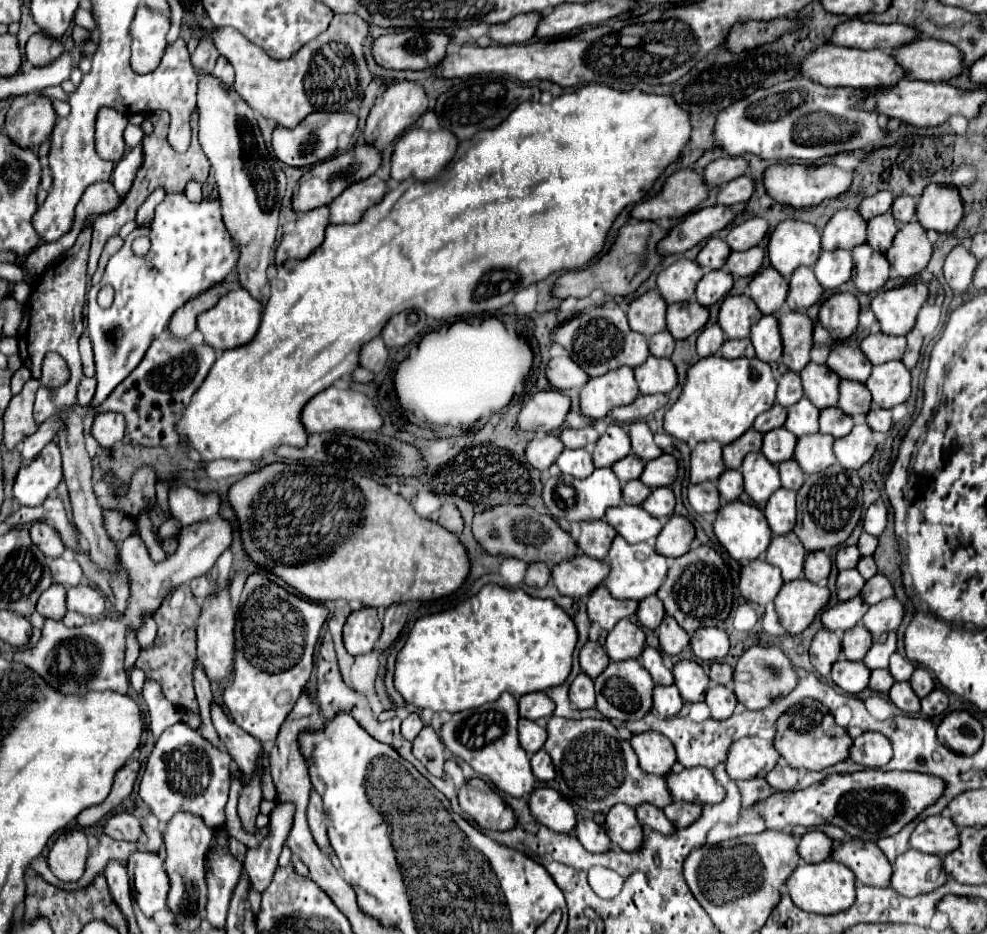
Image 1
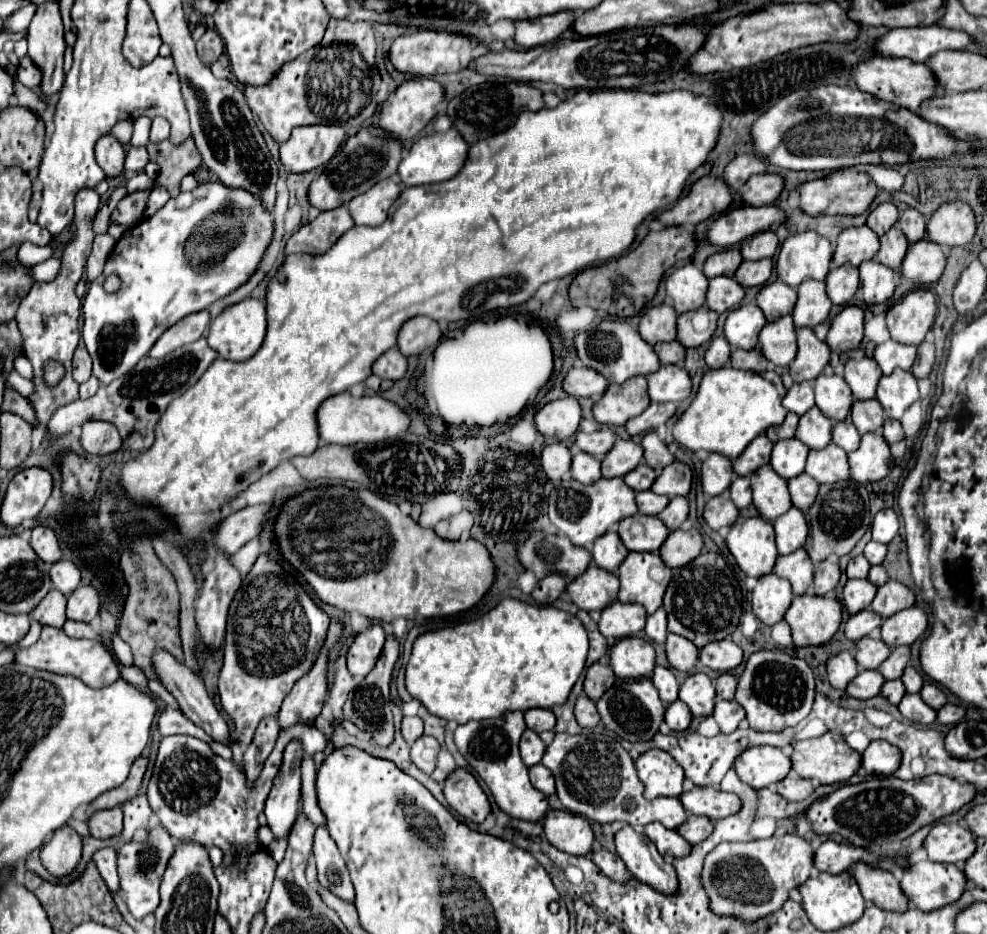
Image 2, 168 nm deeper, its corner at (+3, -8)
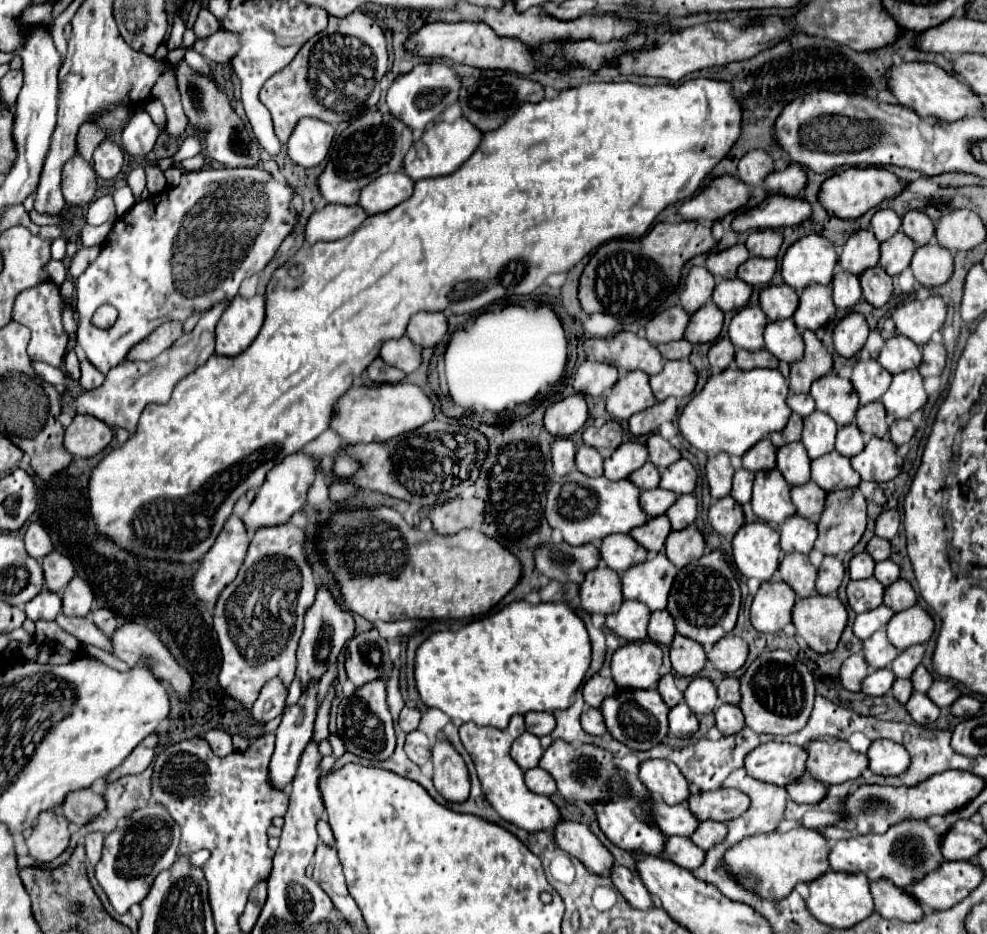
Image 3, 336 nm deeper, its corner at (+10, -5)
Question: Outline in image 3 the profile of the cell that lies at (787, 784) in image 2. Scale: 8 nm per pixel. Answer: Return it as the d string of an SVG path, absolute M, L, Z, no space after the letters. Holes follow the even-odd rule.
M805 774L801 780L797 780L797 784L789 784L787 794L797 804L817 804L827 796L827 786Z

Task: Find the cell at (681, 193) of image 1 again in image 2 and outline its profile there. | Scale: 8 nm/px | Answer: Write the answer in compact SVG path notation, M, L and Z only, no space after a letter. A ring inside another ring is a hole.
M702 177L692 183L690 191L682 195L668 211L658 213L662 225L696 225L712 215L726 211L732 203L732 193L722 179Z

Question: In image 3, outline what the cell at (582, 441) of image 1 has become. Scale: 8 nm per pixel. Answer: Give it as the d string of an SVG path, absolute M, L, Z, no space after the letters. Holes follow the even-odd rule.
M611 420L611 422L607 422L607 424L601 426L601 428L589 426L589 428L583 432L585 444L597 448L604 457L611 455L621 446L623 436L625 436L623 426L621 426L617 420Z

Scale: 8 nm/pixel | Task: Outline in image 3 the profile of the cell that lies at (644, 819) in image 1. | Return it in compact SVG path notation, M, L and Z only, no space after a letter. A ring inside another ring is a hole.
M669 836L669 844L665 844L665 858L679 864L685 870L695 870L705 860L705 850L693 844L691 838Z

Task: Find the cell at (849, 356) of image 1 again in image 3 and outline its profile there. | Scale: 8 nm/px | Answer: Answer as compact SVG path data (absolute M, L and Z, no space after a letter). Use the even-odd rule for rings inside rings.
M859 360L851 376L851 382L859 394L861 404L877 402L889 388L891 380L893 380L893 374L887 372L877 360L867 360L867 362Z

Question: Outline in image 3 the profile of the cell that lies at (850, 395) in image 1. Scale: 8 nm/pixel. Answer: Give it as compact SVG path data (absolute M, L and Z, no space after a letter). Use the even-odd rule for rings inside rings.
M873 402L873 404L861 406L857 410L857 426L861 428L865 438L871 438L871 436L885 438L887 432L889 432L885 406L881 402Z

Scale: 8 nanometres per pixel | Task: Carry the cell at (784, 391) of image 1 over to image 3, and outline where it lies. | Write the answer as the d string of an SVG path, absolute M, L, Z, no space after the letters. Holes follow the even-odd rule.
M791 394L789 396L789 408L793 410L793 412L797 412L799 416L809 416L809 414L813 414L815 412L815 400L809 396L809 394L805 394L805 396L797 396L797 394Z

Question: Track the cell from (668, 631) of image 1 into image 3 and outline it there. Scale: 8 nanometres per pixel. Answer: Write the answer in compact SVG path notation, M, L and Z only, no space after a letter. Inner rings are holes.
M677 634L671 644L671 664L679 676L697 676L707 662L701 644Z

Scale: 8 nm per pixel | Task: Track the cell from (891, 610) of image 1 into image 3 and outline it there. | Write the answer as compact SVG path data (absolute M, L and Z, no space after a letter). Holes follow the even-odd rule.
M913 606L897 612L887 624L887 638L899 652L909 646L923 644L933 636L935 622L931 614L927 614L921 606Z

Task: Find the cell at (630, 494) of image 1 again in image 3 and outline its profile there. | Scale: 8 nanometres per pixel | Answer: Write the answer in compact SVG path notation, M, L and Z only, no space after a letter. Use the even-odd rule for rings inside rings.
M663 488L641 492L641 506L649 514L649 518L665 514L669 510L669 506L673 506L675 500L677 500L677 494L673 494L669 490L663 490Z

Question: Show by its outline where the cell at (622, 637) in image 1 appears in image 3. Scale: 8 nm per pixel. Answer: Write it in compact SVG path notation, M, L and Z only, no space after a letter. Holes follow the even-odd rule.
M631 642L621 646L611 658L611 674L619 688L627 690L647 690L655 688L661 674L663 652L651 642Z

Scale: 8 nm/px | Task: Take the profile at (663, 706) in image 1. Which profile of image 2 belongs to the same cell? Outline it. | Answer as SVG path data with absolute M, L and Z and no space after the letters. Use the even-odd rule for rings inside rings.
M680 699L666 705L664 721L672 731L684 731L690 725L690 719L692 719L692 713L688 711L688 707L684 707L684 703L680 703Z

